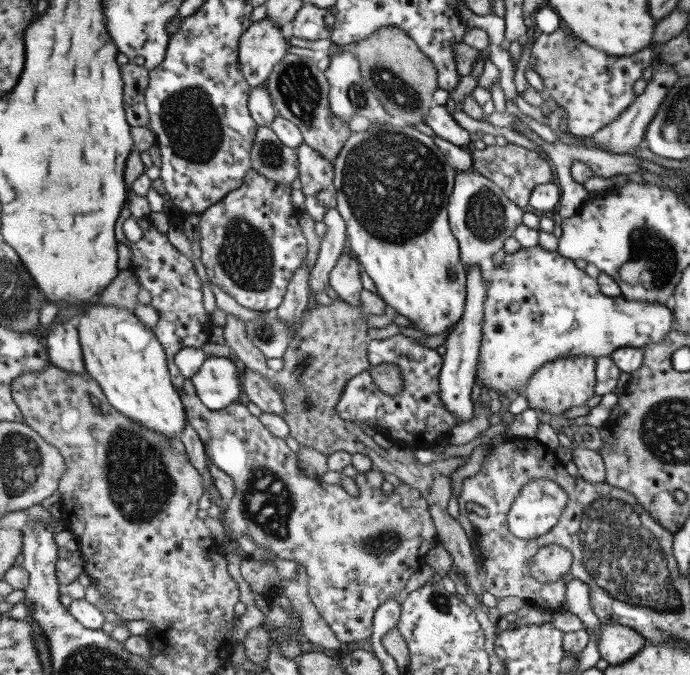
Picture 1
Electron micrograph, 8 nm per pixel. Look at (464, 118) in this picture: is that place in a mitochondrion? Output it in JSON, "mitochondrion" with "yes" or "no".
{"mitochondrion":"no"}

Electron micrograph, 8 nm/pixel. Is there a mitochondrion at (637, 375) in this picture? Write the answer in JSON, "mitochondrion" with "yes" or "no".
{"mitochondrion":"no"}

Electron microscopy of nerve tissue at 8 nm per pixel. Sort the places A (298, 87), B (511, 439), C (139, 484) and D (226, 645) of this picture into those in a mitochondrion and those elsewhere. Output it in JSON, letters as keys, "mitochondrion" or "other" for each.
{"A":"mitochondrion","B":"other","C":"mitochondrion","D":"other"}

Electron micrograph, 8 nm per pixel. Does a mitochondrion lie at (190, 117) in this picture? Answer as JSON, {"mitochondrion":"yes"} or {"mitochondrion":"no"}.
{"mitochondrion":"yes"}

